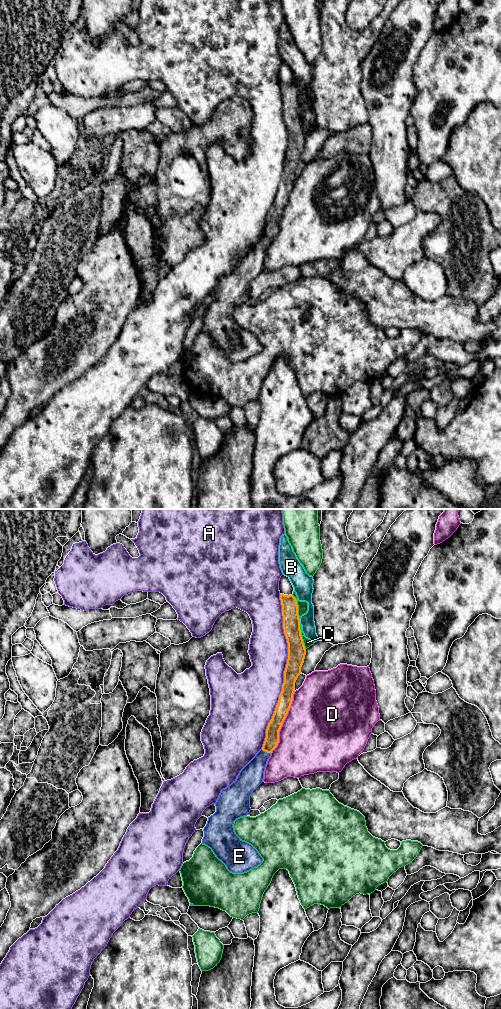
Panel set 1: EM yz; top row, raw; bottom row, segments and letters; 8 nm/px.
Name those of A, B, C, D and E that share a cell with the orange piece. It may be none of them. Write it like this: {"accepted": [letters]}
{"accepted": ["E"]}

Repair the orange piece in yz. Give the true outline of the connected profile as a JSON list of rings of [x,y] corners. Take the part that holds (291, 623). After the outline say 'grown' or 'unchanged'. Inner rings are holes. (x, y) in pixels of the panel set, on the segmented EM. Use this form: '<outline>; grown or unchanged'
[[[280,594],[283,616],[283,629],[288,643],[288,659],[284,671],[284,683],[279,700],[276,705],[272,719],[268,723],[266,729],[266,738],[262,749],[256,756],[240,771],[235,782],[229,787],[223,789],[215,803],[216,812],[208,817],[206,826],[204,827],[204,837],[202,844],[212,849],[216,857],[221,860],[232,873],[244,873],[250,869],[257,867],[263,861],[258,851],[249,843],[242,841],[234,832],[234,821],[240,817],[247,816],[250,812],[250,796],[252,792],[263,782],[264,771],[268,759],[272,751],[279,743],[279,731],[288,714],[293,701],[295,692],[295,682],[301,674],[301,667],[304,663],[306,649],[303,643],[300,619],[298,615],[297,600],[293,595]]]; grown

